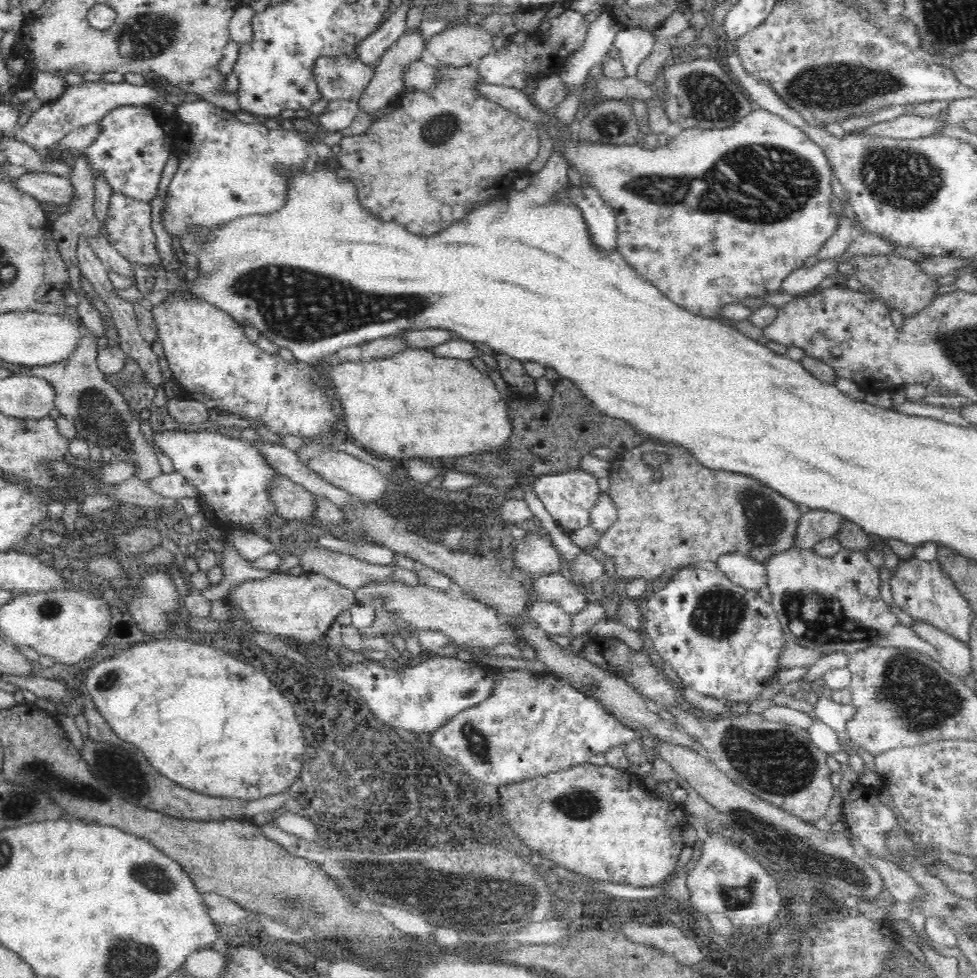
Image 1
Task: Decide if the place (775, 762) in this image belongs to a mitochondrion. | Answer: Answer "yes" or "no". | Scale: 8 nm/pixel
yes

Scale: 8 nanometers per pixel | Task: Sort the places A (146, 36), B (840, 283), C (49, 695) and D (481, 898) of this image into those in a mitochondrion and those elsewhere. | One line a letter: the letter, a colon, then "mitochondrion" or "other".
A: mitochondrion
B: other
C: other
D: mitochondrion

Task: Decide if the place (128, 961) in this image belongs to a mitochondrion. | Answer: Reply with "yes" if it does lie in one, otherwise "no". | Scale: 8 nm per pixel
yes

